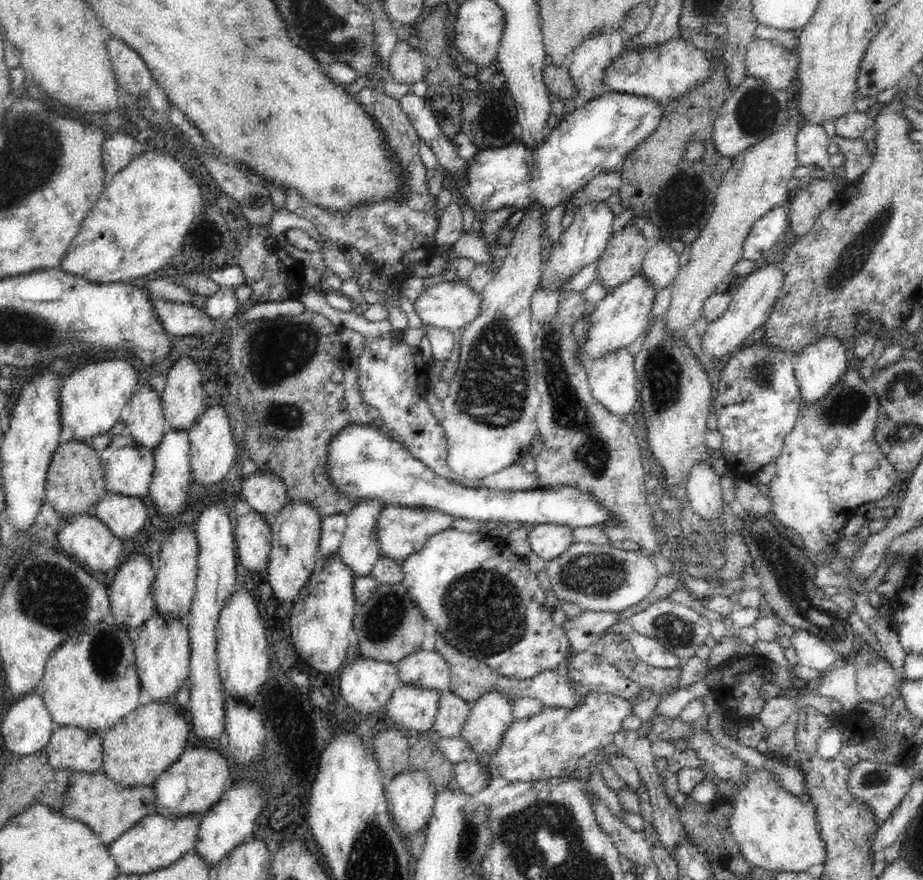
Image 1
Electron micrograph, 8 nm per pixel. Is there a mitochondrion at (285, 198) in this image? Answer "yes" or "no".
no

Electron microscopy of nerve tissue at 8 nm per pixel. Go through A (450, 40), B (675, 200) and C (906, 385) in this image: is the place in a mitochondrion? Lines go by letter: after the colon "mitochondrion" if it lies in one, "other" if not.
A: other
B: mitochondrion
C: mitochondrion

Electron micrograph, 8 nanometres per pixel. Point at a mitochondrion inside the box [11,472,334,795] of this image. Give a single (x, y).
(56, 604)

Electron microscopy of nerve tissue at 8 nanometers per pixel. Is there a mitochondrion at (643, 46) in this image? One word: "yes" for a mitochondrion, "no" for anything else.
no

